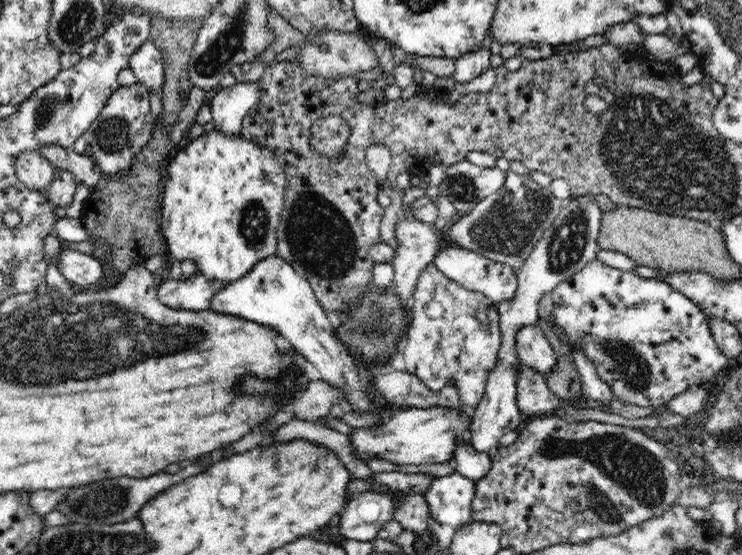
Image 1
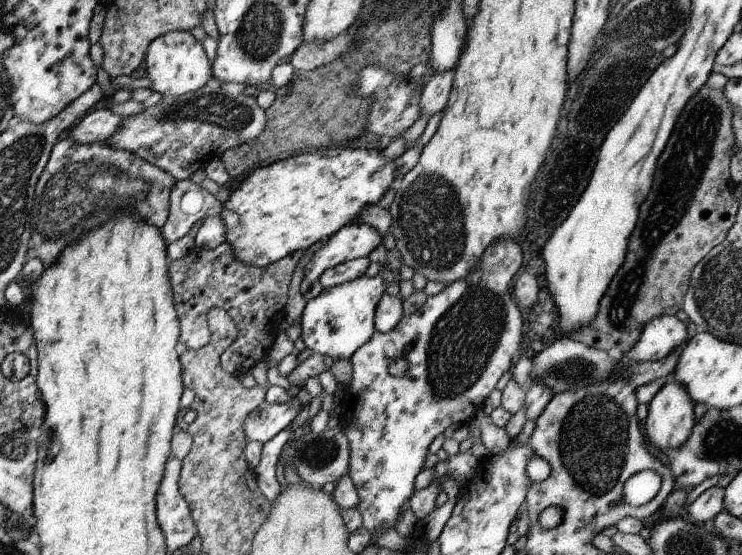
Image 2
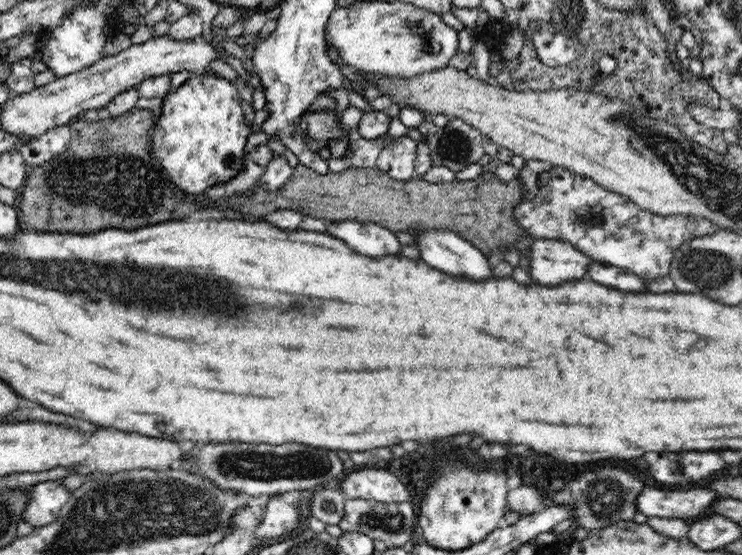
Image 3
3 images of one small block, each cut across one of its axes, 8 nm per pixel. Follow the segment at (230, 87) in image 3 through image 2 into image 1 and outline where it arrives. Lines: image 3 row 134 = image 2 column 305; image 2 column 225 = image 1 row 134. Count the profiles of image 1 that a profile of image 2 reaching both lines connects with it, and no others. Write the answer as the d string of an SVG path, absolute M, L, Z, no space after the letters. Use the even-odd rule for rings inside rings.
M214 130L213 132L204 132L197 140L188 143L187 147L178 152L178 154L171 160L168 168L168 177L164 180L162 189L164 190L162 196L162 219L160 230L166 238L168 248L166 253L176 261L192 261L198 268L198 272L205 275L210 281L222 280L224 284L229 285L235 280L243 278L247 272L252 271L256 264L264 261L269 257L278 255L276 232L278 230L281 214L283 211L284 194L287 192L287 179L285 178L284 170L282 170L282 163L274 157L274 154L268 150L248 141L244 136L238 137L222 135L222 133Z

